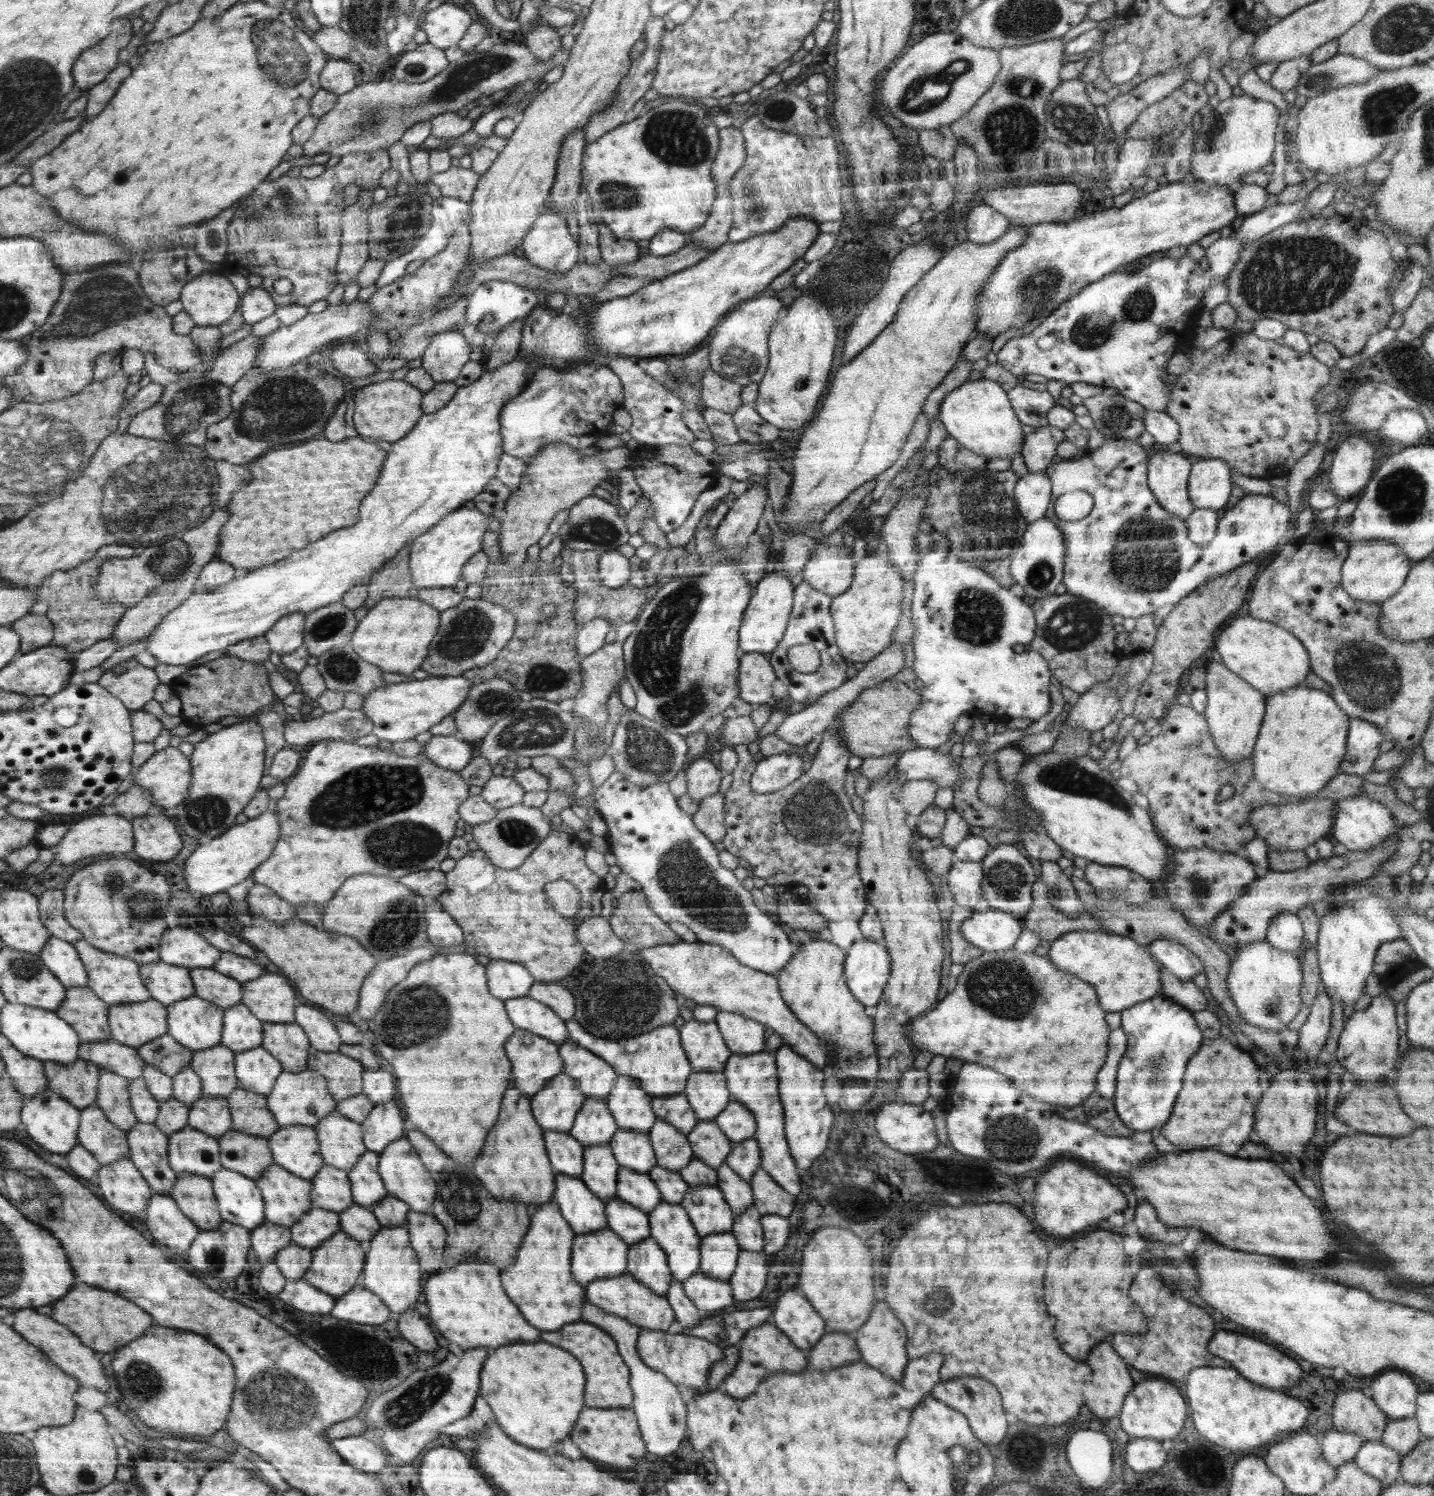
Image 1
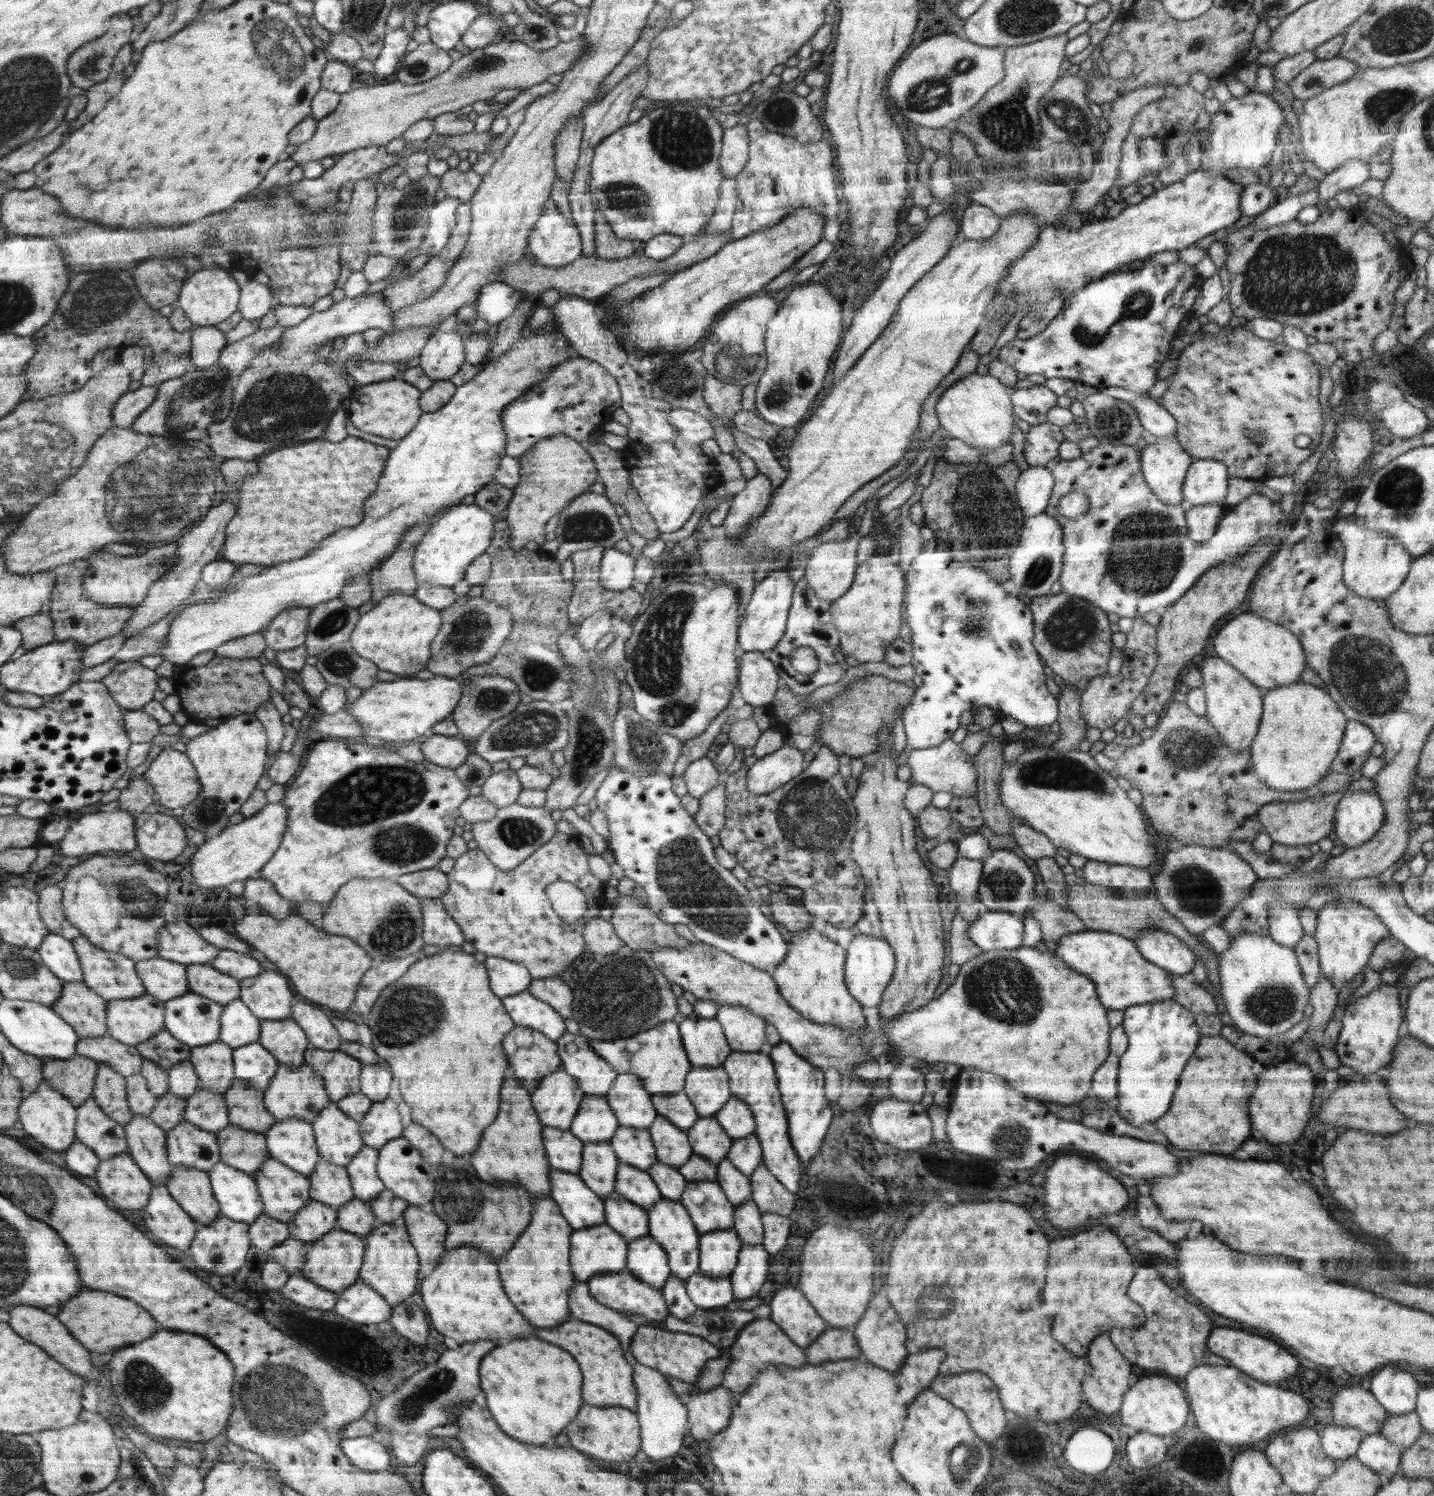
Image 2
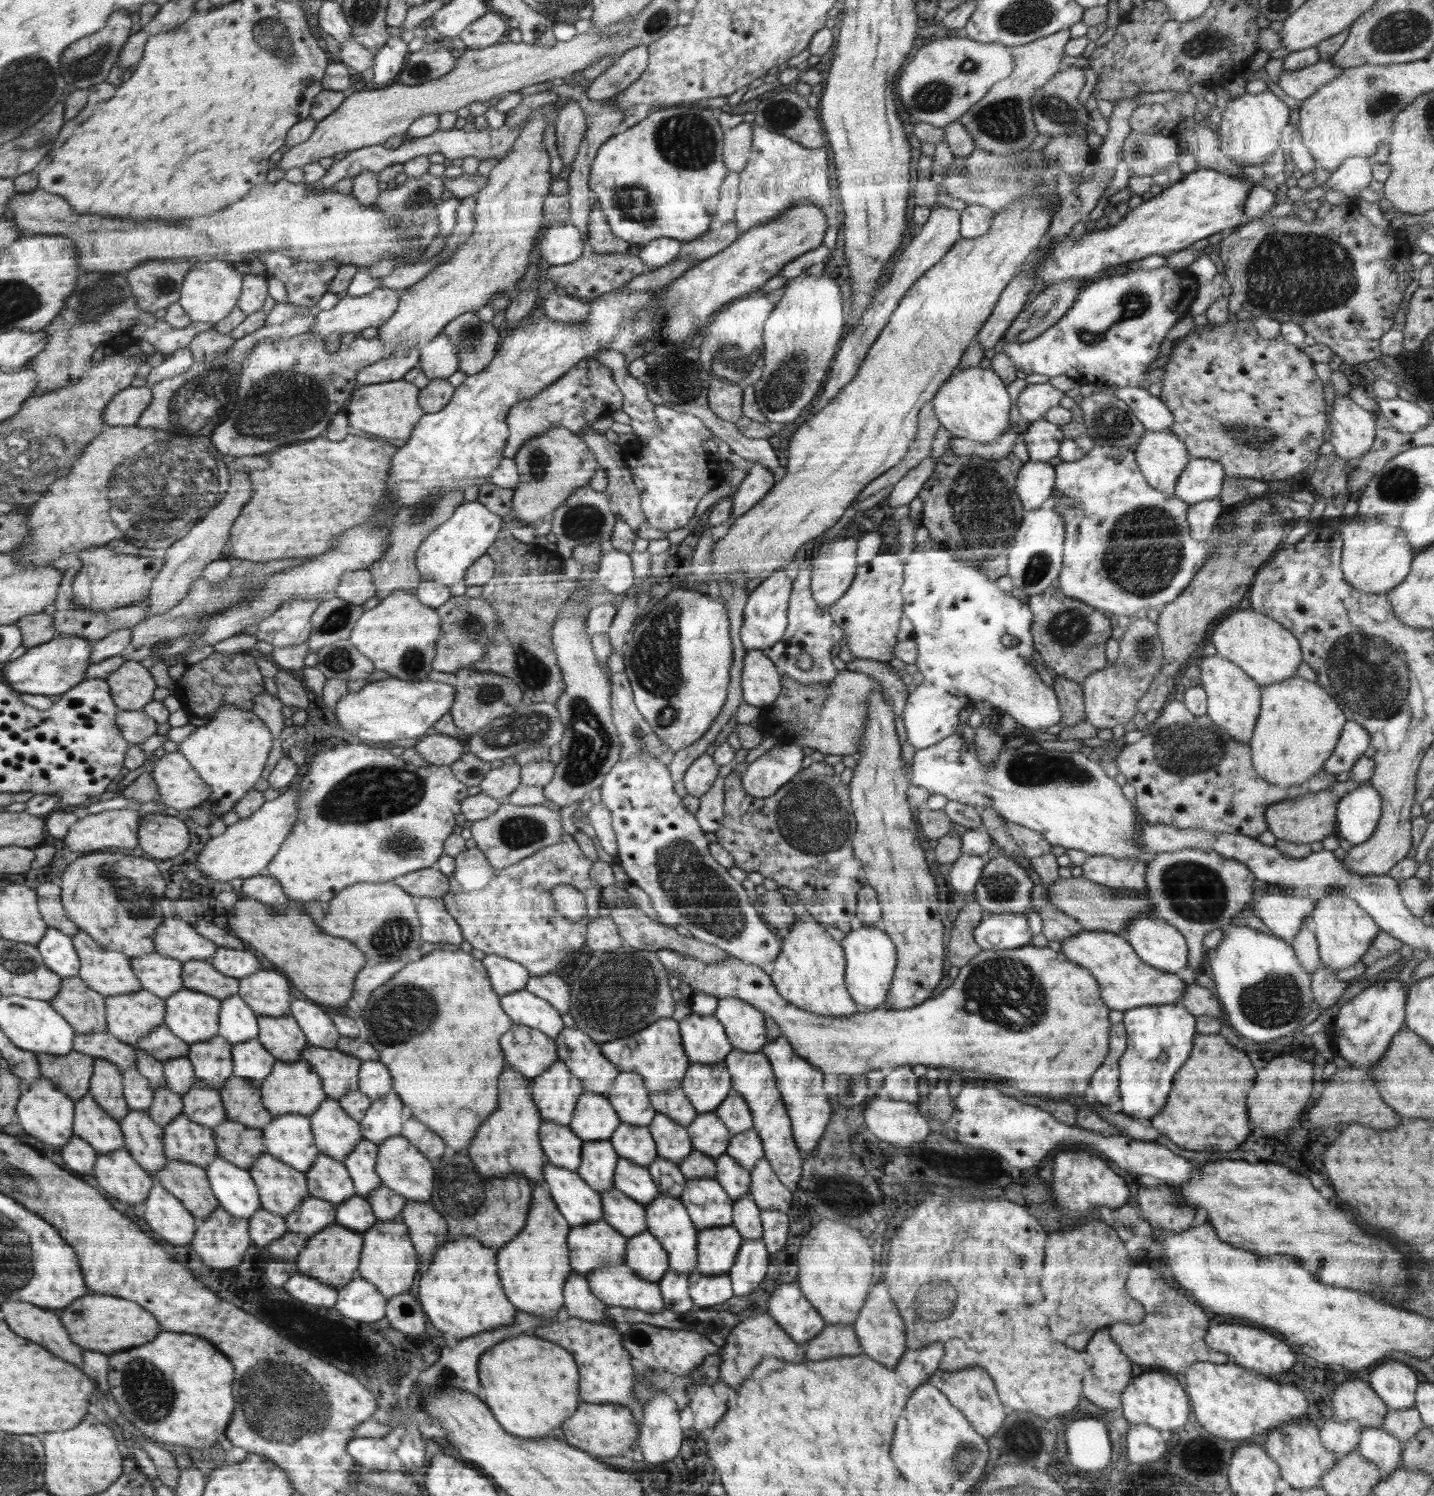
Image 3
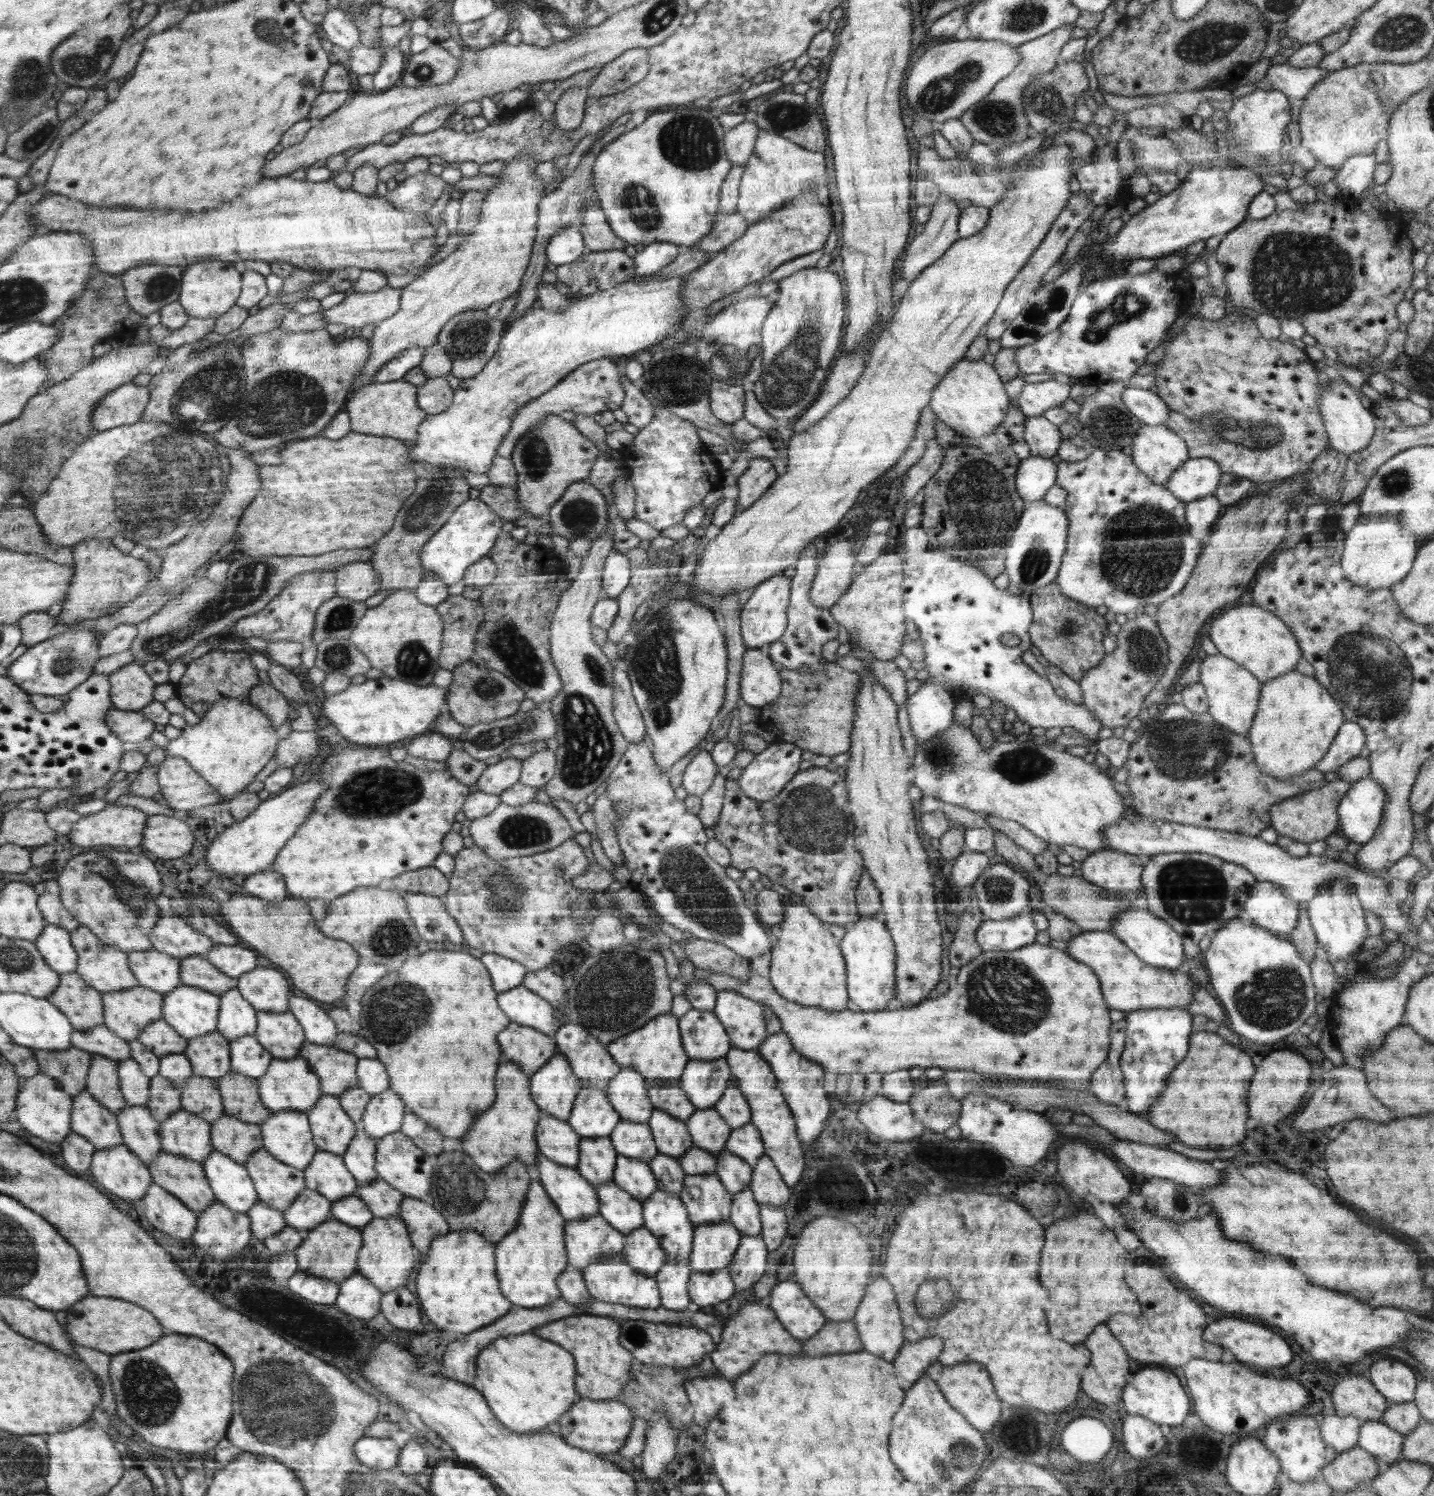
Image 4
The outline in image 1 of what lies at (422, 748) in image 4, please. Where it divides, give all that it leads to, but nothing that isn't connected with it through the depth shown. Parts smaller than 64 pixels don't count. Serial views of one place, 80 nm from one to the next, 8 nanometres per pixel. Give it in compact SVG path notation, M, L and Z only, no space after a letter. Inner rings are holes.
M432 735L423 752L432 762L448 770L462 770L472 761L472 748L466 741L458 740L458 735Z

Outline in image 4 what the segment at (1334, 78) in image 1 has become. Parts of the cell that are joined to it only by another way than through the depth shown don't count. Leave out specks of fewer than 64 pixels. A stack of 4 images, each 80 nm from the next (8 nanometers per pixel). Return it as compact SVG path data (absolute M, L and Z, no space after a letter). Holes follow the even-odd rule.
M1287 63L1269 66L1265 80L1273 89L1280 90L1288 97L1304 98L1312 87L1324 78L1330 70L1319 65L1310 68L1294 68Z

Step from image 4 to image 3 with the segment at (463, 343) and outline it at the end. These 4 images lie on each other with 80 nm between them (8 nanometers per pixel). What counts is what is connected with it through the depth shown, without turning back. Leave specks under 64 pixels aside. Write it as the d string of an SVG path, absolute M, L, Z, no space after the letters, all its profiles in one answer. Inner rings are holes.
M472 313L456 317L442 330L457 350L460 369L468 375L487 368L498 352L502 328L485 323Z

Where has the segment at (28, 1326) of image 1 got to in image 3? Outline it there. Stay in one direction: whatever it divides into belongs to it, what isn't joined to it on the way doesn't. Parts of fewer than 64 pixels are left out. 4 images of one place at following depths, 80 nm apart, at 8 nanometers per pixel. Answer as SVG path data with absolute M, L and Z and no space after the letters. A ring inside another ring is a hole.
M8 1301L2 1303L2 1308L8 1316L6 1320L20 1336L32 1338L34 1342L48 1346L54 1354L62 1354L60 1358L82 1366L82 1348L70 1342L68 1328L62 1324L60 1316L24 1301Z

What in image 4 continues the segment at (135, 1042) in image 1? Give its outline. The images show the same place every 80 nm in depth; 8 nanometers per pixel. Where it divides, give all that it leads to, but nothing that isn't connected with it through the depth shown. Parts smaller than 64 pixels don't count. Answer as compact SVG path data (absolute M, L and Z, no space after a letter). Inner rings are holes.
M143 986L102 994L103 1021L114 1034L127 1041L162 1016L163 995Z

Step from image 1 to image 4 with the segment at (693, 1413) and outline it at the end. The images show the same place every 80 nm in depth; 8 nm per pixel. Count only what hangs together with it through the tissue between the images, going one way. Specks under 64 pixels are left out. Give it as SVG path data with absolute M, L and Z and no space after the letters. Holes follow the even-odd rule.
M718 1374L712 1378L687 1380L684 1389L694 1412L693 1422L699 1425L710 1422L732 1394L732 1384Z

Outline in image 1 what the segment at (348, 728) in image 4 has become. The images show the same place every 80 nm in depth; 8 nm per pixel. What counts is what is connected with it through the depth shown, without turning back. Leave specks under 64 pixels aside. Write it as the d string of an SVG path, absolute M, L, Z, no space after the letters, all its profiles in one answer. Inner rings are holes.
M461 675L454 677L426 677L423 680L389 684L365 696L361 711L372 721L371 732L388 742L410 740L450 717L468 698L474 680Z

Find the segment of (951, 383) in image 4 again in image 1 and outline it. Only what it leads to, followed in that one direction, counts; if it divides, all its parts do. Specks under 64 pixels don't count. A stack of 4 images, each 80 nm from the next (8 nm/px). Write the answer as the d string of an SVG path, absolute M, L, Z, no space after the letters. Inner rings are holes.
M969 379L958 389L952 390L939 408L940 422L960 444L981 458L1011 461L1020 448L1024 437L1022 424L1016 417L1008 394L1002 384L990 379Z

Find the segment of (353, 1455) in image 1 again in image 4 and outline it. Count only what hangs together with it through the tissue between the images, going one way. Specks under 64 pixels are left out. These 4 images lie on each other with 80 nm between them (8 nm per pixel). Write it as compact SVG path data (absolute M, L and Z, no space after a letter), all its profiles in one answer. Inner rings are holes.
M362 1437L353 1448L364 1466L380 1470L395 1471L399 1464L401 1448L392 1439Z

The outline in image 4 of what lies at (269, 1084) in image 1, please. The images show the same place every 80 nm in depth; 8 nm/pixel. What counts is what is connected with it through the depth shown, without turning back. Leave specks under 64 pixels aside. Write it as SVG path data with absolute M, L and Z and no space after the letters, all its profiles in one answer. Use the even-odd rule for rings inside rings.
M254 1034L230 1040L231 1072L259 1079L266 1074L275 1057Z

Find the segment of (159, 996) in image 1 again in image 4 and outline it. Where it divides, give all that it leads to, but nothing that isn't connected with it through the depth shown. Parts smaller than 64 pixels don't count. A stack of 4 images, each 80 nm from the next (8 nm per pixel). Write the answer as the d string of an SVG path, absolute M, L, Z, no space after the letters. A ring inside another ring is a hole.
M154 948L129 952L127 957L140 986L165 995L182 984L182 962L178 957Z

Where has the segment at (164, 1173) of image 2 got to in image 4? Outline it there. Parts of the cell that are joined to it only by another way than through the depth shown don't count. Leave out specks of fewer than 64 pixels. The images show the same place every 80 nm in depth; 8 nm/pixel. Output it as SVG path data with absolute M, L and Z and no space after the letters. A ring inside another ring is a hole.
M127 1105L118 1114L123 1144L145 1164L152 1164L161 1150L159 1123L143 1105Z

